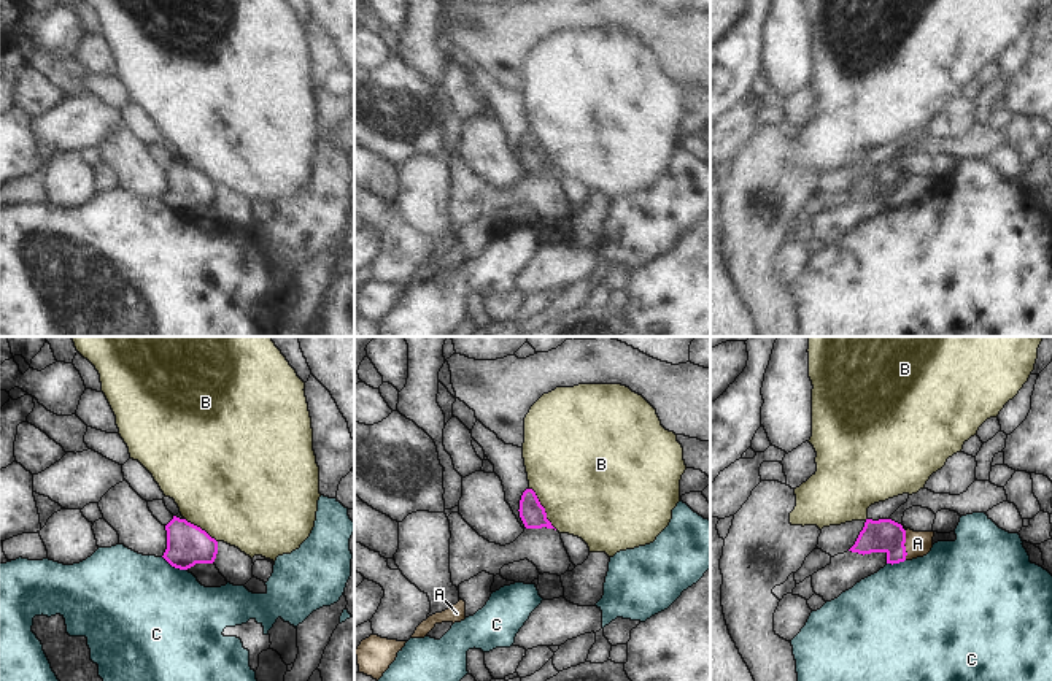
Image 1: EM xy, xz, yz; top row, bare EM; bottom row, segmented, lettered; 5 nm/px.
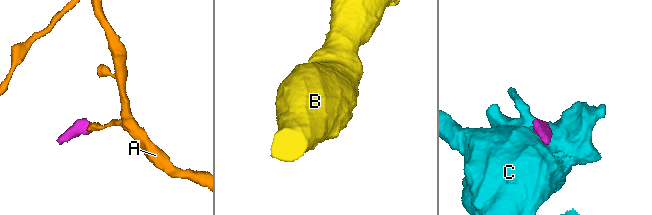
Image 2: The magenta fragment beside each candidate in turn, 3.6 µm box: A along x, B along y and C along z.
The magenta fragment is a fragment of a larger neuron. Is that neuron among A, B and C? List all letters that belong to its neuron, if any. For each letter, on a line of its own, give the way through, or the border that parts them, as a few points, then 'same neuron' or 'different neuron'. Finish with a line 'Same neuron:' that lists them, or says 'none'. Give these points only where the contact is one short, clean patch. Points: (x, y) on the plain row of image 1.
A: runs through yz (884, 180), (903, 189), (917, 188); same neuron
B: different neuron
C: border along xy (162, 200), (172, 210), (186, 215); different neuron
Same neuron: A

